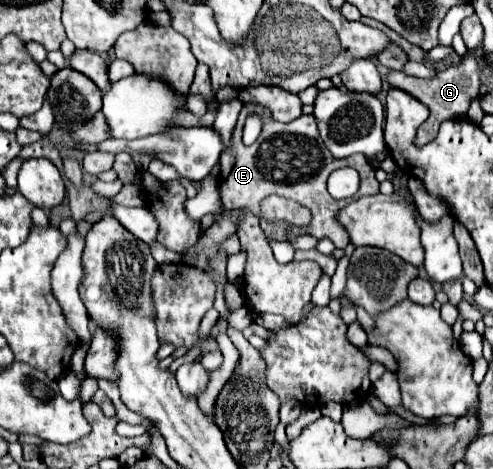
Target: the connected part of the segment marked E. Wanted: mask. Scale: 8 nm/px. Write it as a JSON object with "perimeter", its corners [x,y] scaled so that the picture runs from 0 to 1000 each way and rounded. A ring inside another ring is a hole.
{"perimeter":[[[515,217],[495,222],[487,247],[483,247],[483,264],[475,273],[471,286],[471,303],[467,316],[454,320],[454,328],[446,333],[446,350],[450,350],[450,367],[446,367],[446,418],[450,418],[450,435],[458,443],[491,443],[503,439],[507,448],[519,448],[523,435],[548,418],[548,414],[564,414],[588,426],[600,426],[604,435],[629,443],[633,452],[633,473],[625,486],[604,488],[572,488],[570,484],[552,484],[552,475],[535,465],[527,467],[527,482],[538,497],[542,512],[564,507],[566,516],[576,516],[586,505],[600,505],[611,497],[627,499],[653,512],[653,507],[669,507],[682,529],[702,529],[706,525],[706,499],[698,499],[698,486],[682,473],[682,452],[702,439],[710,431],[706,426],[677,426],[665,405],[661,405],[661,384],[669,375],[669,367],[698,358],[698,354],[714,354],[718,362],[726,362],[730,371],[730,405],[726,414],[718,414],[718,422],[730,418],[746,418],[746,414],[767,414],[767,384],[759,380],[759,358],[751,358],[751,350],[742,345],[738,333],[722,328],[722,333],[706,333],[706,337],[677,337],[661,316],[657,303],[645,286],[641,273],[641,252],[633,243],[617,243],[600,256],[592,256],[588,264],[552,256],[552,243],[544,230],[519,230]],[[507,239],[527,239],[535,252],[535,277],[527,286],[527,294],[511,307],[511,311],[495,311],[491,307],[491,269],[495,256]]]}

